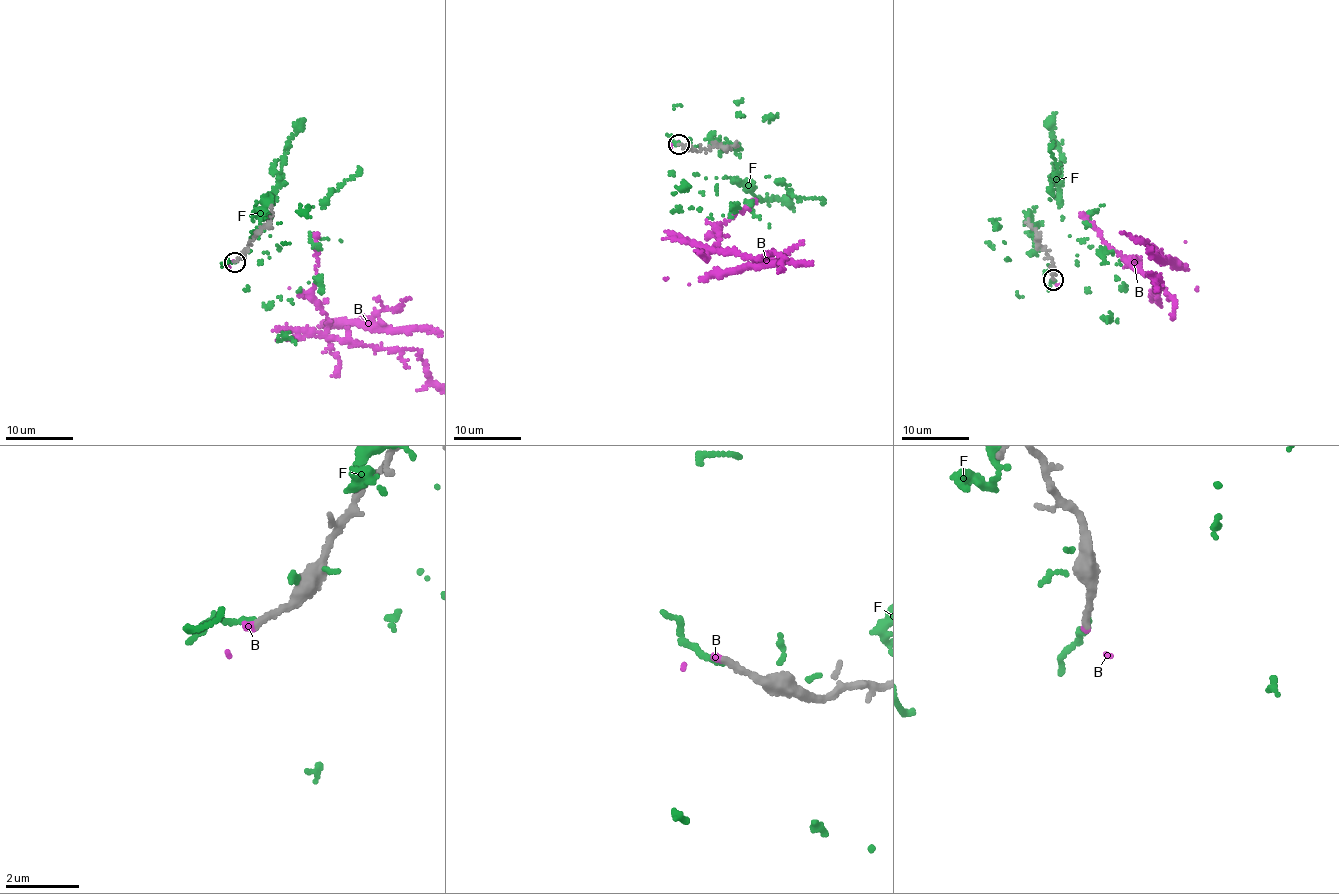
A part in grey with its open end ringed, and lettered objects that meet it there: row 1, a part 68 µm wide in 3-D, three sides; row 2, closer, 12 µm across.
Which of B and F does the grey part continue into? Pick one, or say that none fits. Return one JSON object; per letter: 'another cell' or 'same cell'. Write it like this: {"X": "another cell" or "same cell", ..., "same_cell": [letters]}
{"B": "same cell", "F": "another cell", "same_cell": ["B"]}

